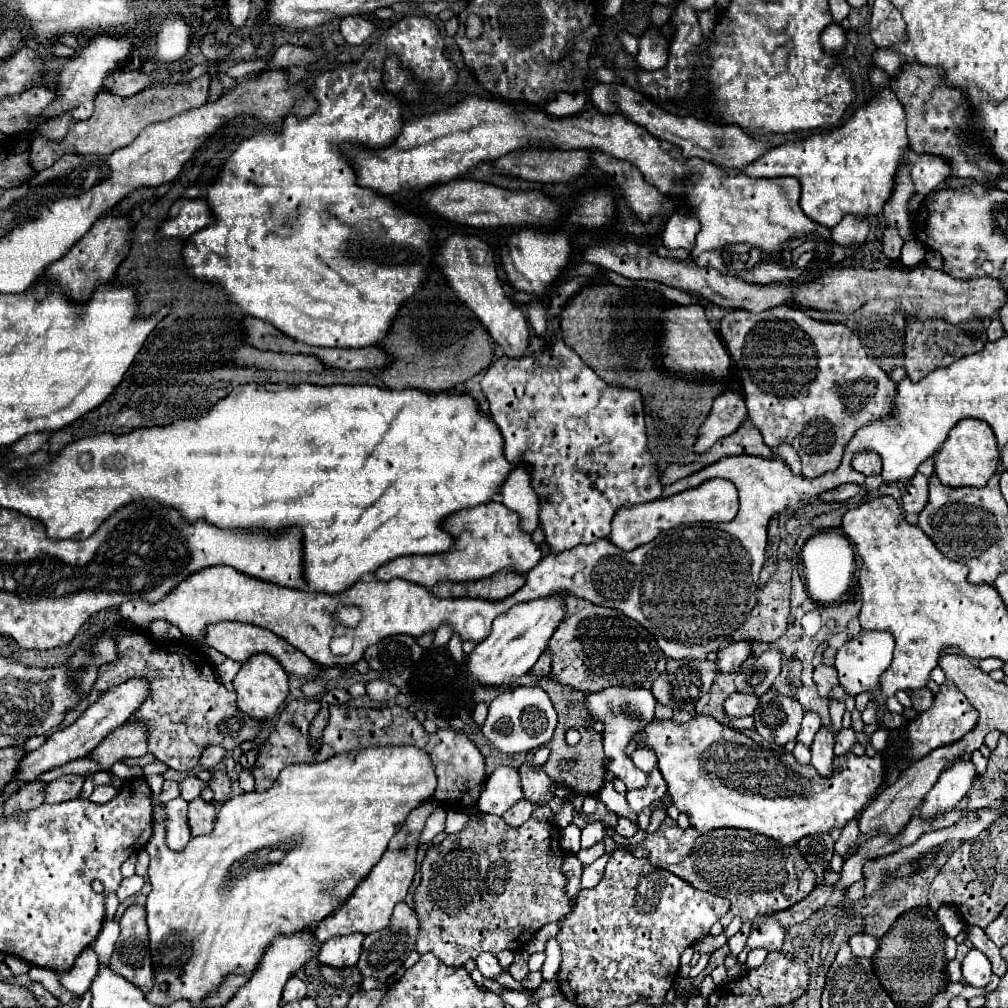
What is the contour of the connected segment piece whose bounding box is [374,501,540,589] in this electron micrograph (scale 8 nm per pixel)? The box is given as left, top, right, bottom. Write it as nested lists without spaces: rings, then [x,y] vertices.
[[[488,501],[472,509],[462,509],[446,517],[442,529],[454,539],[454,547],[446,553],[436,555],[402,555],[386,567],[378,567],[374,573],[380,581],[390,581],[394,577],[418,583],[422,587],[432,587],[440,579],[448,581],[474,581],[494,575],[500,569],[516,569],[518,573],[528,573],[540,561],[540,547],[532,537],[518,527],[518,513],[510,511],[500,501]]]

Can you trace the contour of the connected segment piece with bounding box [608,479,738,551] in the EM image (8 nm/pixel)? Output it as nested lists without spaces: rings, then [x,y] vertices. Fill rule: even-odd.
[[[712,479],[712,481],[702,483],[700,487],[682,491],[666,499],[618,509],[618,513],[614,515],[612,533],[608,535],[608,539],[616,547],[624,551],[632,551],[634,547],[652,541],[658,533],[672,529],[676,525],[696,523],[696,521],[732,521],[736,513],[738,513],[738,489],[734,487],[734,483],[726,479]]]

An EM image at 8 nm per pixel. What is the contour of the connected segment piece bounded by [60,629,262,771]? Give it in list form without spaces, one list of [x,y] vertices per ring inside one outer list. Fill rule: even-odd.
[[[118,629],[118,663],[110,663],[102,667],[102,673],[90,693],[90,697],[82,699],[72,711],[68,711],[66,719],[62,721],[60,729],[66,729],[72,725],[82,711],[92,705],[100,691],[106,691],[110,687],[116,687],[118,683],[130,679],[130,677],[146,677],[152,685],[150,697],[144,701],[144,705],[134,713],[138,719],[142,719],[150,727],[148,735],[148,749],[150,753],[166,763],[168,767],[176,771],[190,771],[198,765],[198,759],[202,751],[208,745],[220,745],[224,749],[234,749],[244,741],[254,741],[256,735],[262,729],[262,721],[254,721],[254,717],[238,711],[236,707],[236,693],[228,691],[214,673],[214,667],[210,667],[206,655],[192,647],[190,643],[160,643],[154,639],[148,639],[146,633],[130,631],[130,629]]]

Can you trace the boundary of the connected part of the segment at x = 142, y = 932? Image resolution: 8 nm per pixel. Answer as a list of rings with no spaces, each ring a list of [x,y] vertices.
[[[130,905],[120,919],[120,937],[110,957],[110,971],[128,979],[144,993],[154,985],[154,969],[150,957],[150,939],[146,927],[146,909]]]

